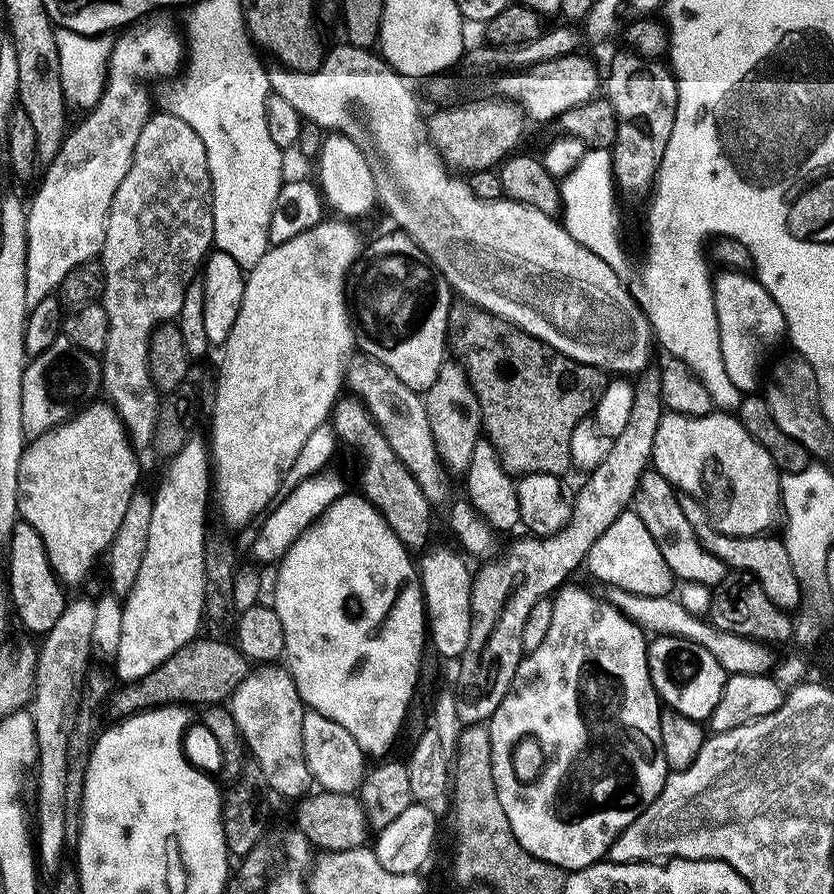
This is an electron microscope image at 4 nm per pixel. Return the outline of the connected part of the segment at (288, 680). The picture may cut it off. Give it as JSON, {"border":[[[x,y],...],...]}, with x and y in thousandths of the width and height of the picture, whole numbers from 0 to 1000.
{"border":[[[317,745],[303,756],[294,755],[276,782],[276,795],[296,840],[312,856],[321,881],[351,897],[371,889],[376,874],[365,847],[362,817],[367,789],[357,776],[349,751],[341,745]]]}

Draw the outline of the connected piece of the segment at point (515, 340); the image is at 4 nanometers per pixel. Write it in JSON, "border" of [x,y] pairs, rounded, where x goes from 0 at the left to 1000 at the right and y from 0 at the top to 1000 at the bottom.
{"border":[[[620,370],[619,376],[552,376],[546,377],[544,389],[553,394],[549,398],[550,406],[556,408],[559,418],[564,423],[564,430],[568,441],[573,445],[576,462],[580,469],[579,487],[597,503],[602,512],[602,521],[615,535],[627,535],[639,532],[640,530],[655,530],[656,532],[680,534],[680,528],[687,527],[686,509],[683,508],[683,493],[688,490],[688,481],[703,469],[706,469],[713,462],[719,452],[722,441],[729,434],[731,428],[730,422],[719,412],[709,412],[701,407],[691,407],[683,400],[679,400],[671,394],[664,393],[657,385],[652,385],[645,378],[633,376],[629,371]]]}

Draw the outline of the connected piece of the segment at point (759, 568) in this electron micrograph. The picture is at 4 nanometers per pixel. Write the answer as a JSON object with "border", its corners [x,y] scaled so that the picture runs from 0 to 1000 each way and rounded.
{"border":[[[817,554],[815,560],[818,575],[823,575],[827,588],[832,588],[832,597],[837,597],[837,606],[842,606],[847,616],[856,620],[856,624],[865,626],[879,641],[898,640],[911,652],[914,660],[923,664],[923,673],[928,673],[928,678],[933,678],[939,685],[953,686],[953,680],[964,671],[966,658],[958,651],[952,632],[947,629],[947,612],[939,603],[935,605],[930,597],[909,600],[866,597],[866,593],[856,588],[849,572],[832,556]]]}

